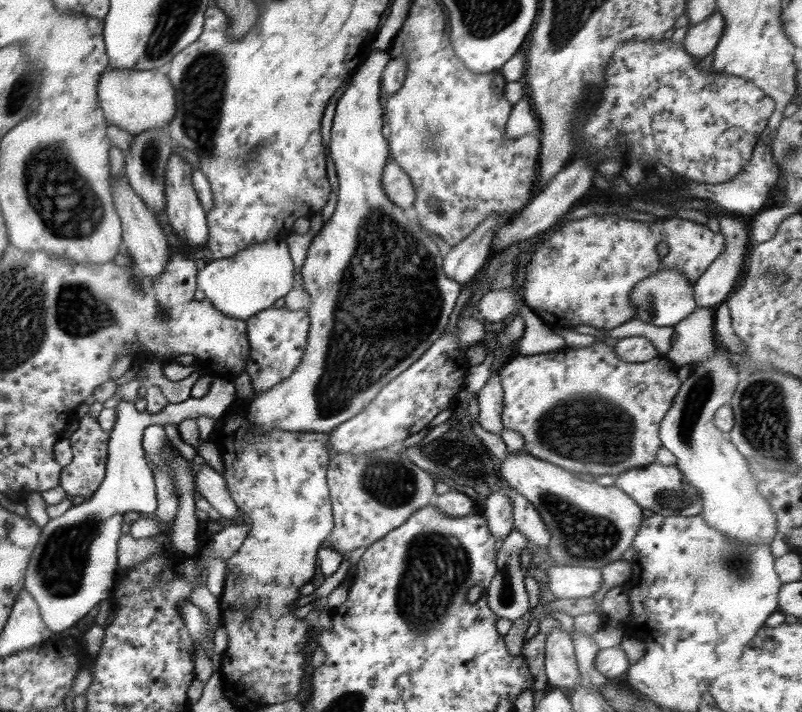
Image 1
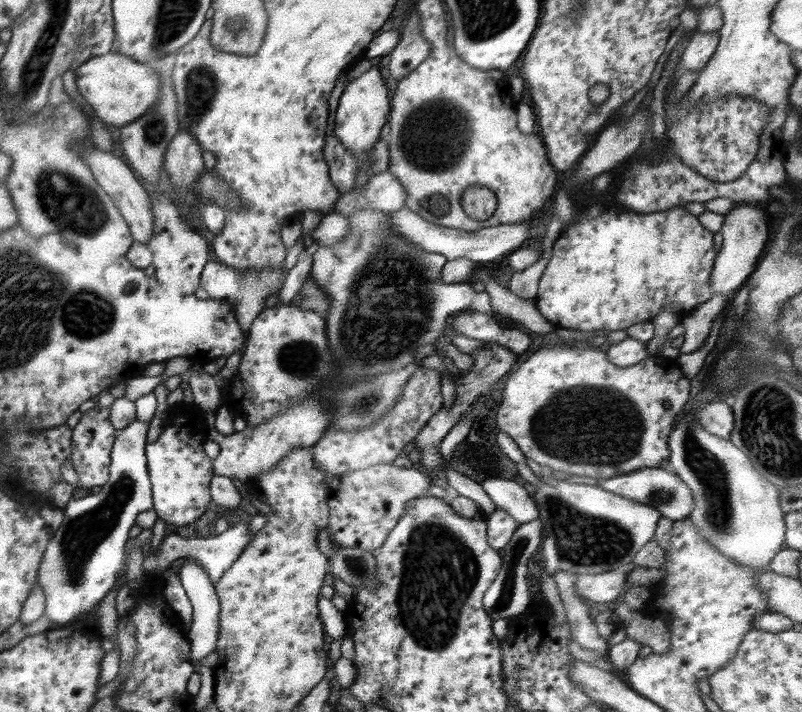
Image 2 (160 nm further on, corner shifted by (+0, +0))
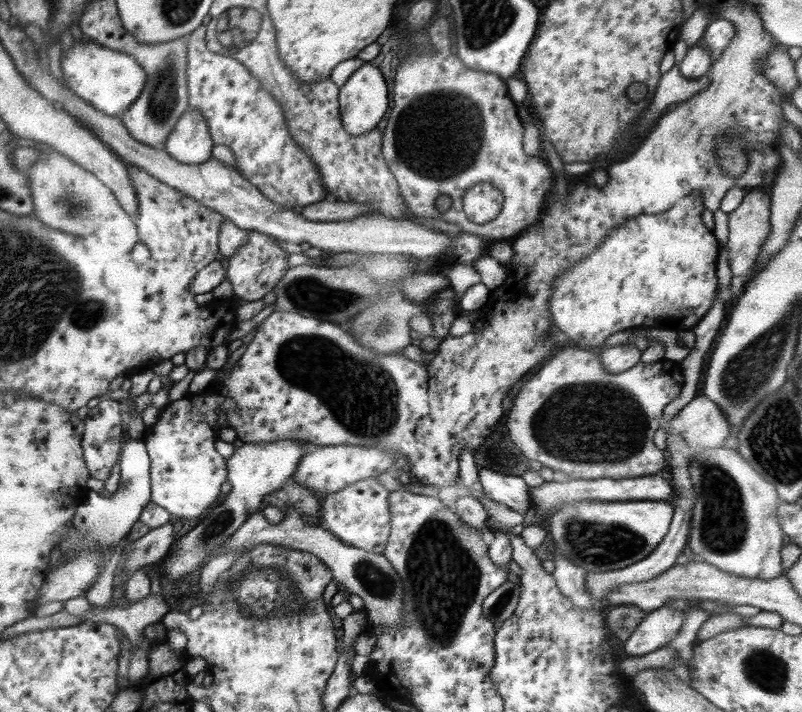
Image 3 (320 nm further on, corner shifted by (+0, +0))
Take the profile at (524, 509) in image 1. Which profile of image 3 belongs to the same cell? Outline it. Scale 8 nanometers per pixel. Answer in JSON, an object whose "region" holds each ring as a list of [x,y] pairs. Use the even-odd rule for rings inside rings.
{"region":[[[481,468],[479,481],[486,496],[509,506],[514,512],[525,515],[533,506],[530,487],[522,477],[498,474],[490,468]]]}

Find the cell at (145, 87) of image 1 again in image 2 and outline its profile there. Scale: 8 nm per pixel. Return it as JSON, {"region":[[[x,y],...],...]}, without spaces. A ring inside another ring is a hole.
{"region":[[[106,53],[90,57],[74,70],[75,82],[82,98],[92,106],[94,114],[107,125],[121,127],[140,118],[158,100],[162,79],[154,65],[142,64],[128,58],[122,53]]]}

